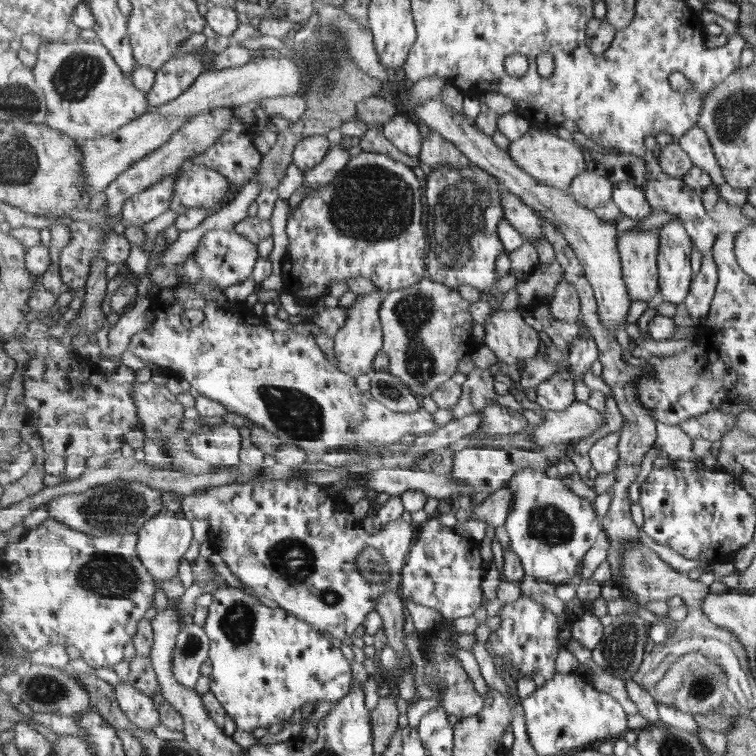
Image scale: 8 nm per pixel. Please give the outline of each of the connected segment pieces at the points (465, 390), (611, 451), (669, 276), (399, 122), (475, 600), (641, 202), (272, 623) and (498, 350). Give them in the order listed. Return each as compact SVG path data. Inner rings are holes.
M474 368L465 377L465 381L460 385L462 394L458 403L451 408L455 419L477 413L493 402L523 413L523 408L510 393L499 395L495 391L496 387L493 384L496 383L493 372Z
M611 432L601 437L590 448L592 466L598 474L615 472L620 465L620 432Z
M676 223L664 225L658 232L661 248L658 258L660 272L658 300L679 304L689 296L691 254L695 246L692 237Z
M399 113L380 129L399 152L408 157L420 157L424 138L421 137L416 119L409 119Z
M431 516L415 536L408 560L403 570L403 598L417 606L435 610L439 618L454 621L463 616L473 616L477 608L484 606L483 582L486 580L487 563L481 552L471 552L469 539L459 538L454 530L447 530L439 517Z
M621 182L614 186L613 200L621 211L621 216L629 217L631 220L643 220L651 216L652 204L649 203L645 191L631 182Z
M230 586L219 588L212 594L209 619L204 627L211 640L209 659L213 665L213 672L209 676L209 690L235 720L238 730L250 734L255 728L267 729L271 724L289 720L306 704L313 705L313 709L317 703L323 701L335 705L350 694L353 680L351 661L343 656L341 648L337 648L311 624L298 620L283 608L275 610L263 606L253 596Z
M495 309L485 328L486 346L494 352L499 365L511 373L517 362L540 356L543 351L541 336L520 313Z

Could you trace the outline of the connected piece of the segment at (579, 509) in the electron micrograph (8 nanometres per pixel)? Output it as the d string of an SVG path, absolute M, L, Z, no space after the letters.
M523 468L507 487L513 489L515 500L505 526L526 574L550 587L577 585L581 582L578 573L583 558L603 529L591 500L575 494L562 479L546 476L545 468Z

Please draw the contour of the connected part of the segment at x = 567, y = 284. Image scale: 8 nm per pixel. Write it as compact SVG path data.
M563 277L561 283L557 285L551 310L553 316L559 320L570 323L577 323L581 320L582 306L579 291L566 277Z

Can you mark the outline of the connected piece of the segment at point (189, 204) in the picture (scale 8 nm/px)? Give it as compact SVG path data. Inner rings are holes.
M192 162L185 164L184 168L177 176L171 204L177 216L186 214L191 208L205 208L210 215L214 215L226 205L230 184L228 178L215 170L193 165Z

